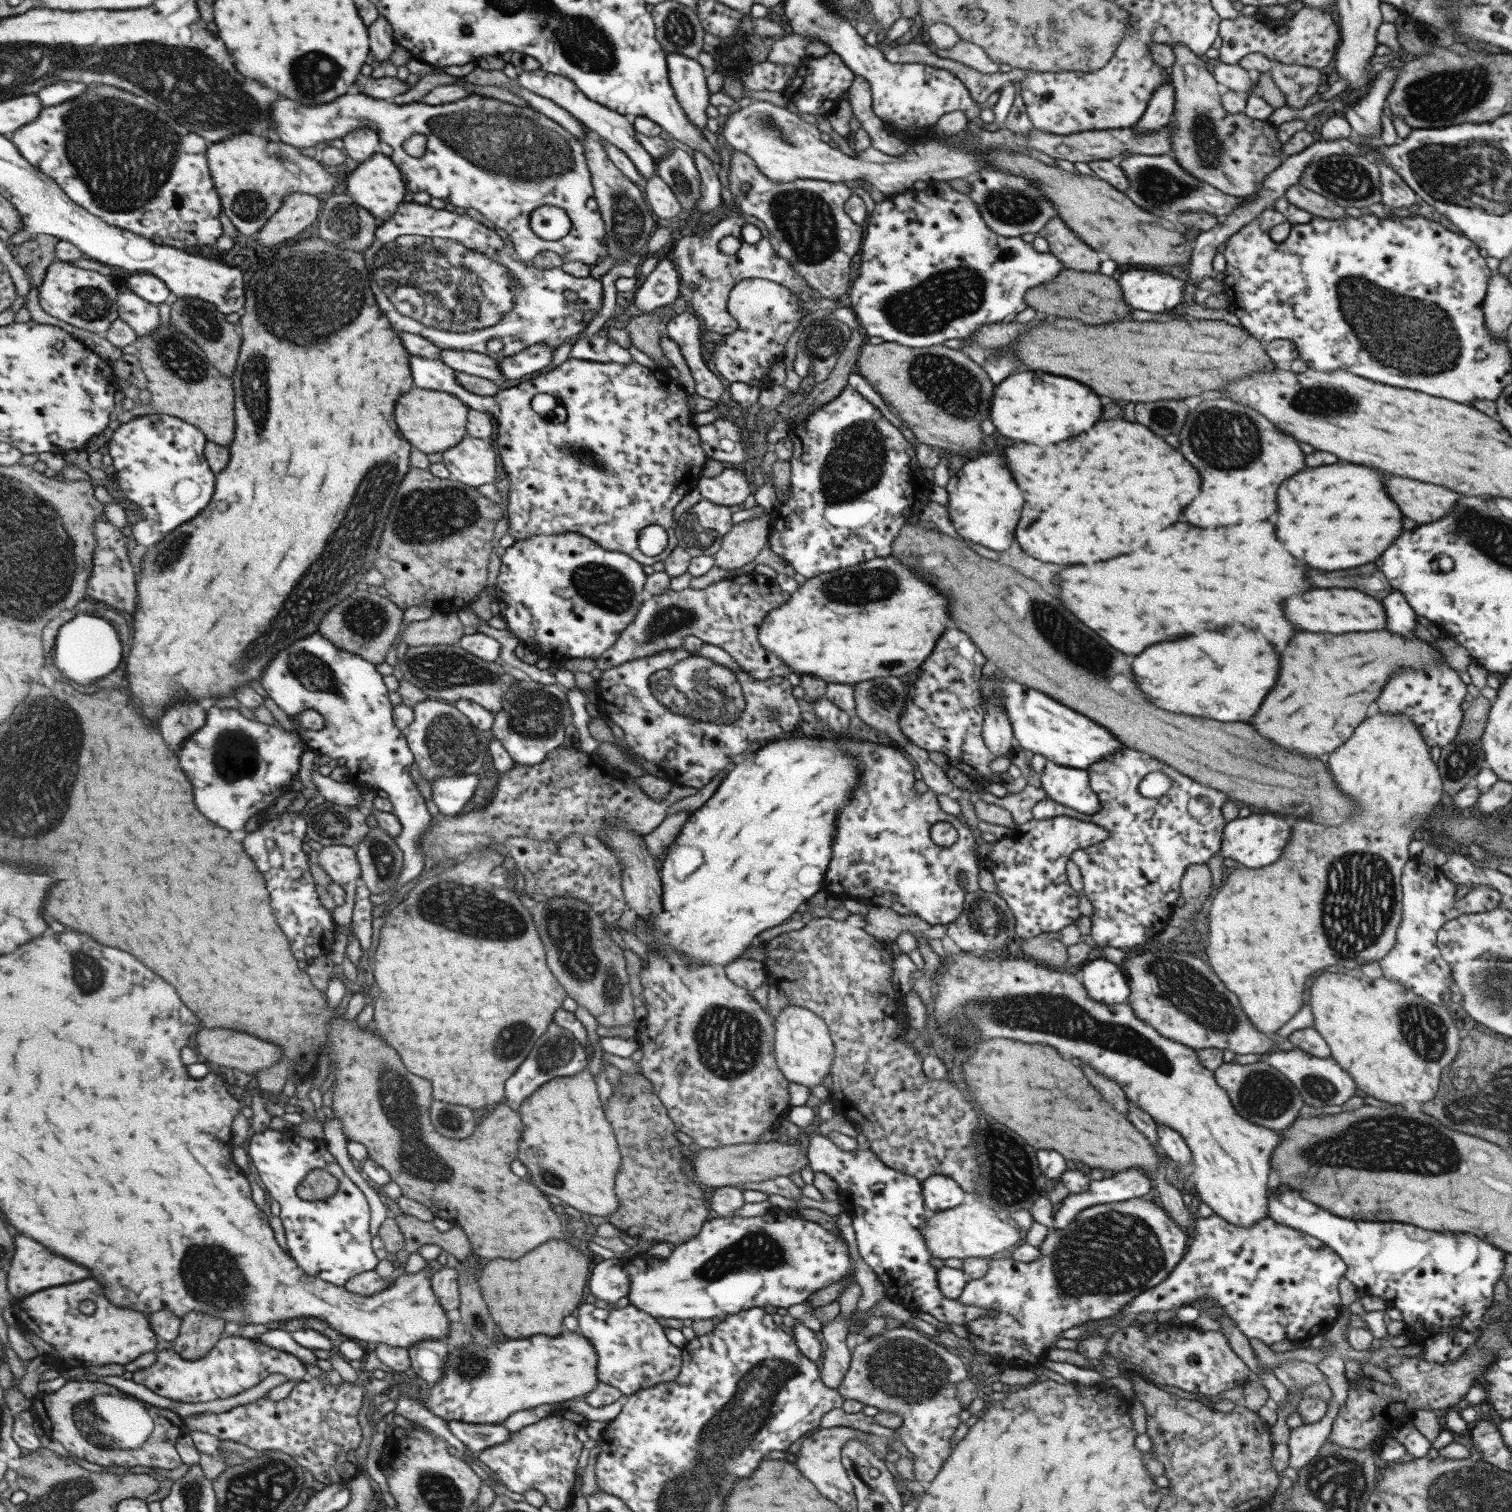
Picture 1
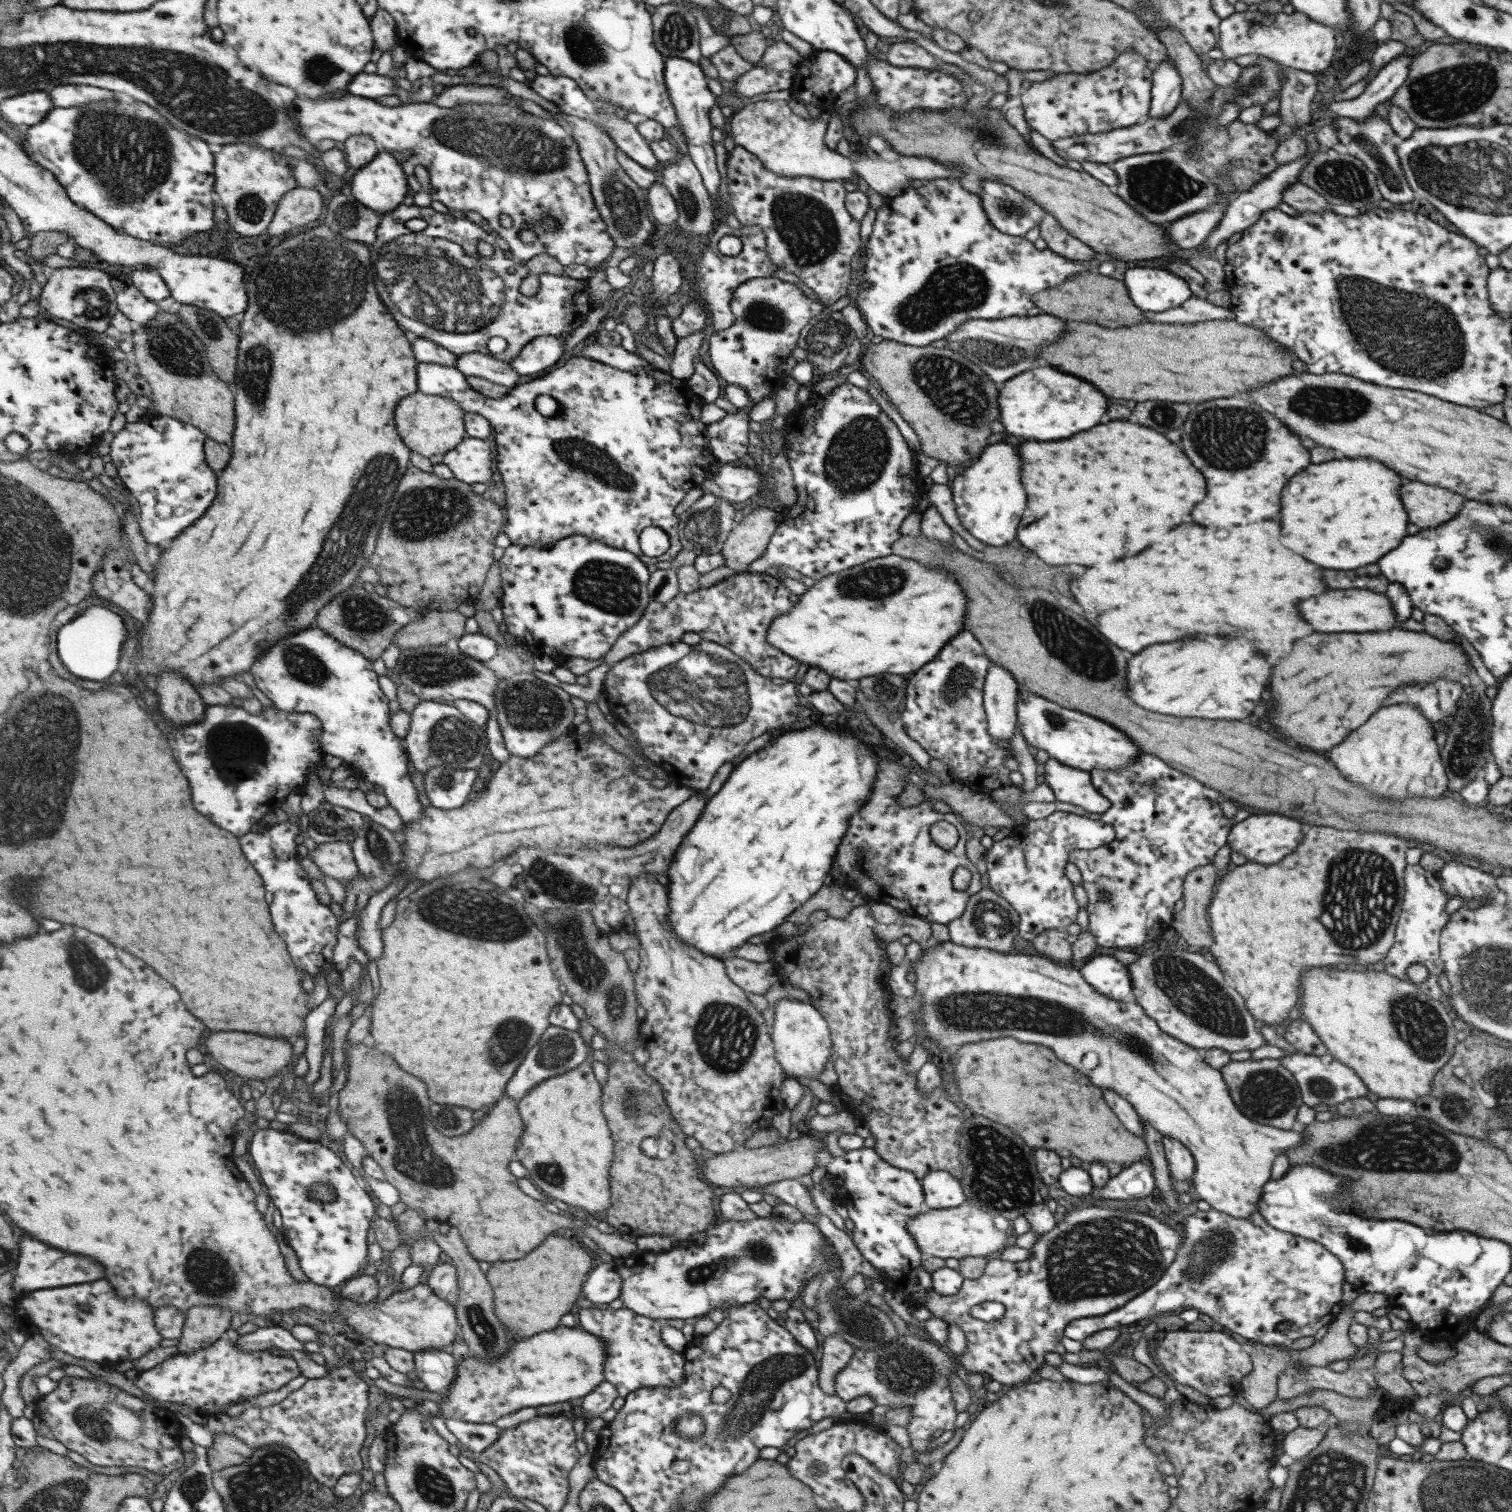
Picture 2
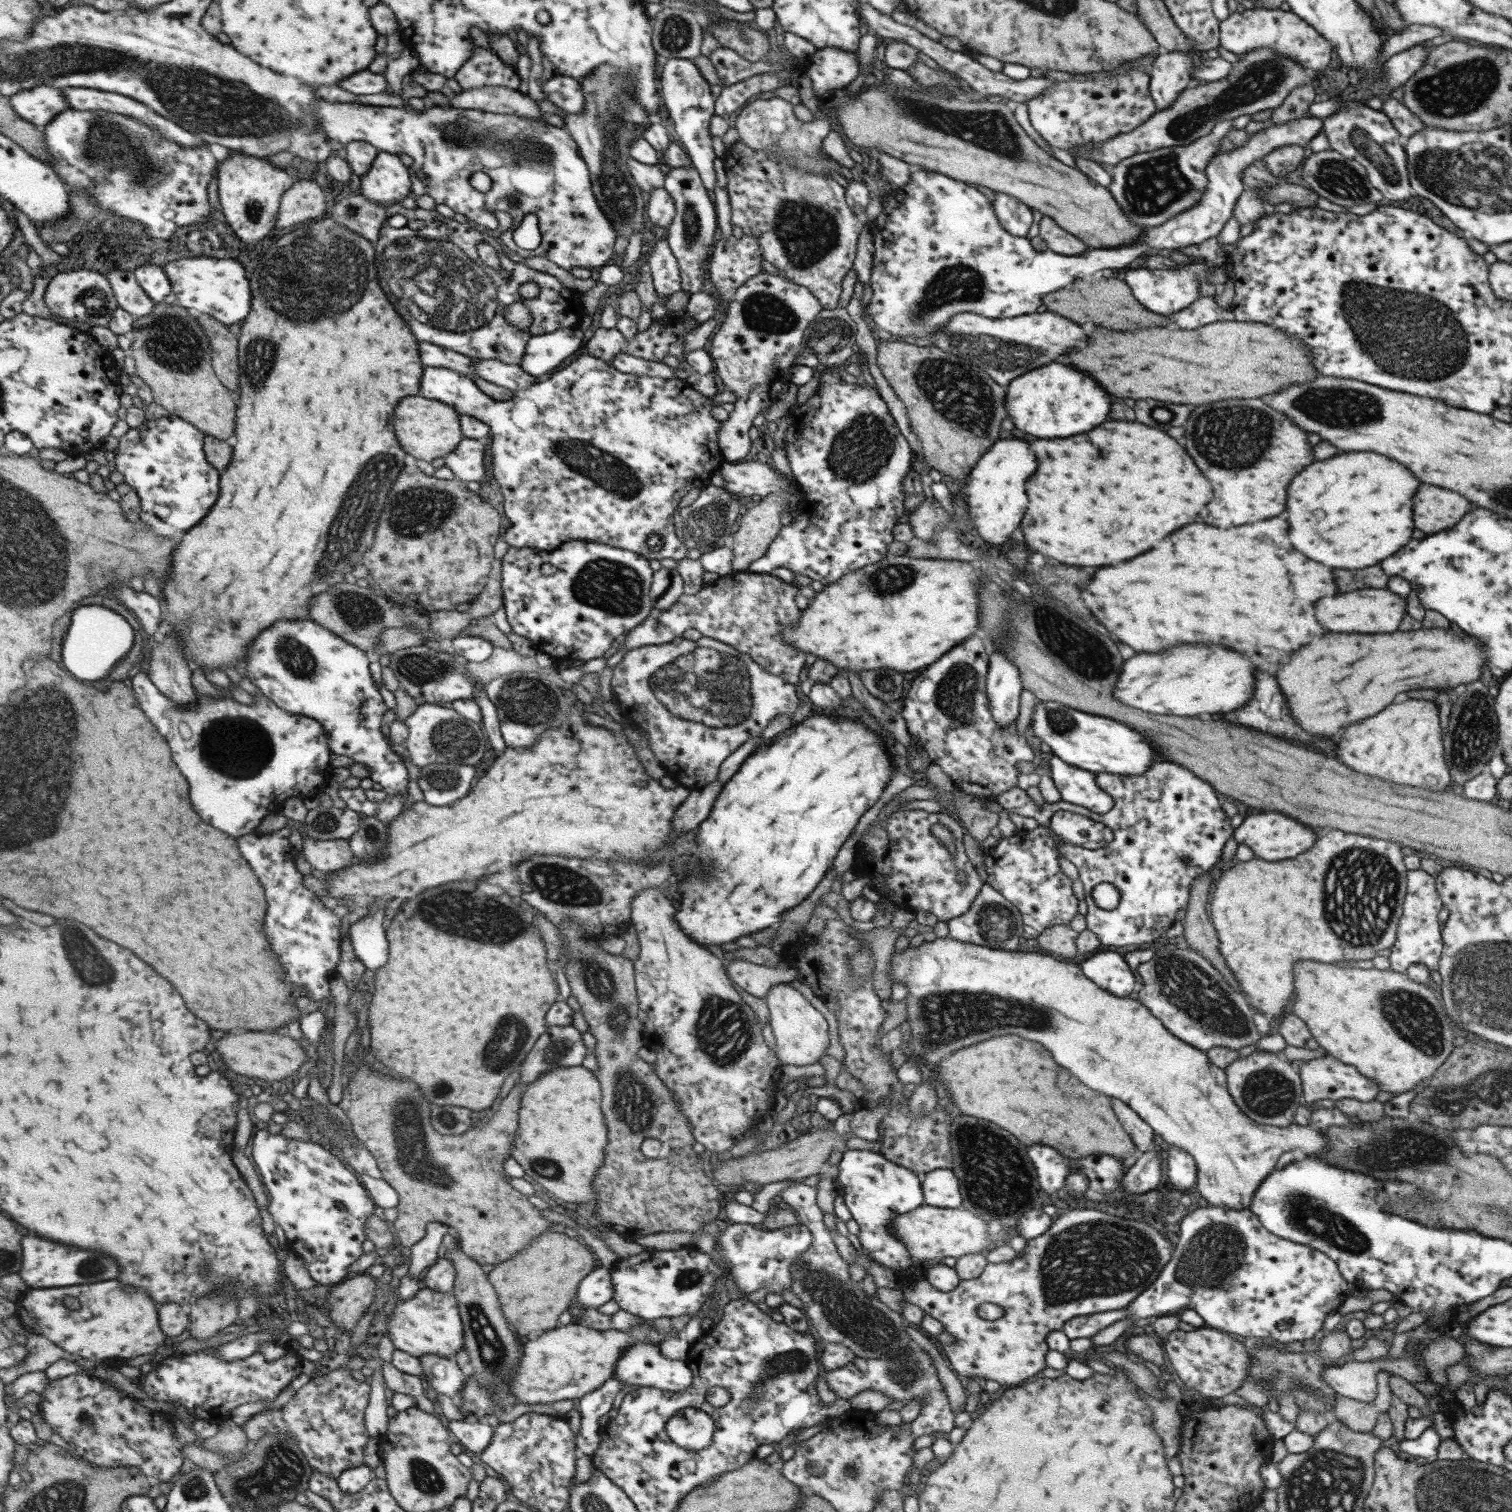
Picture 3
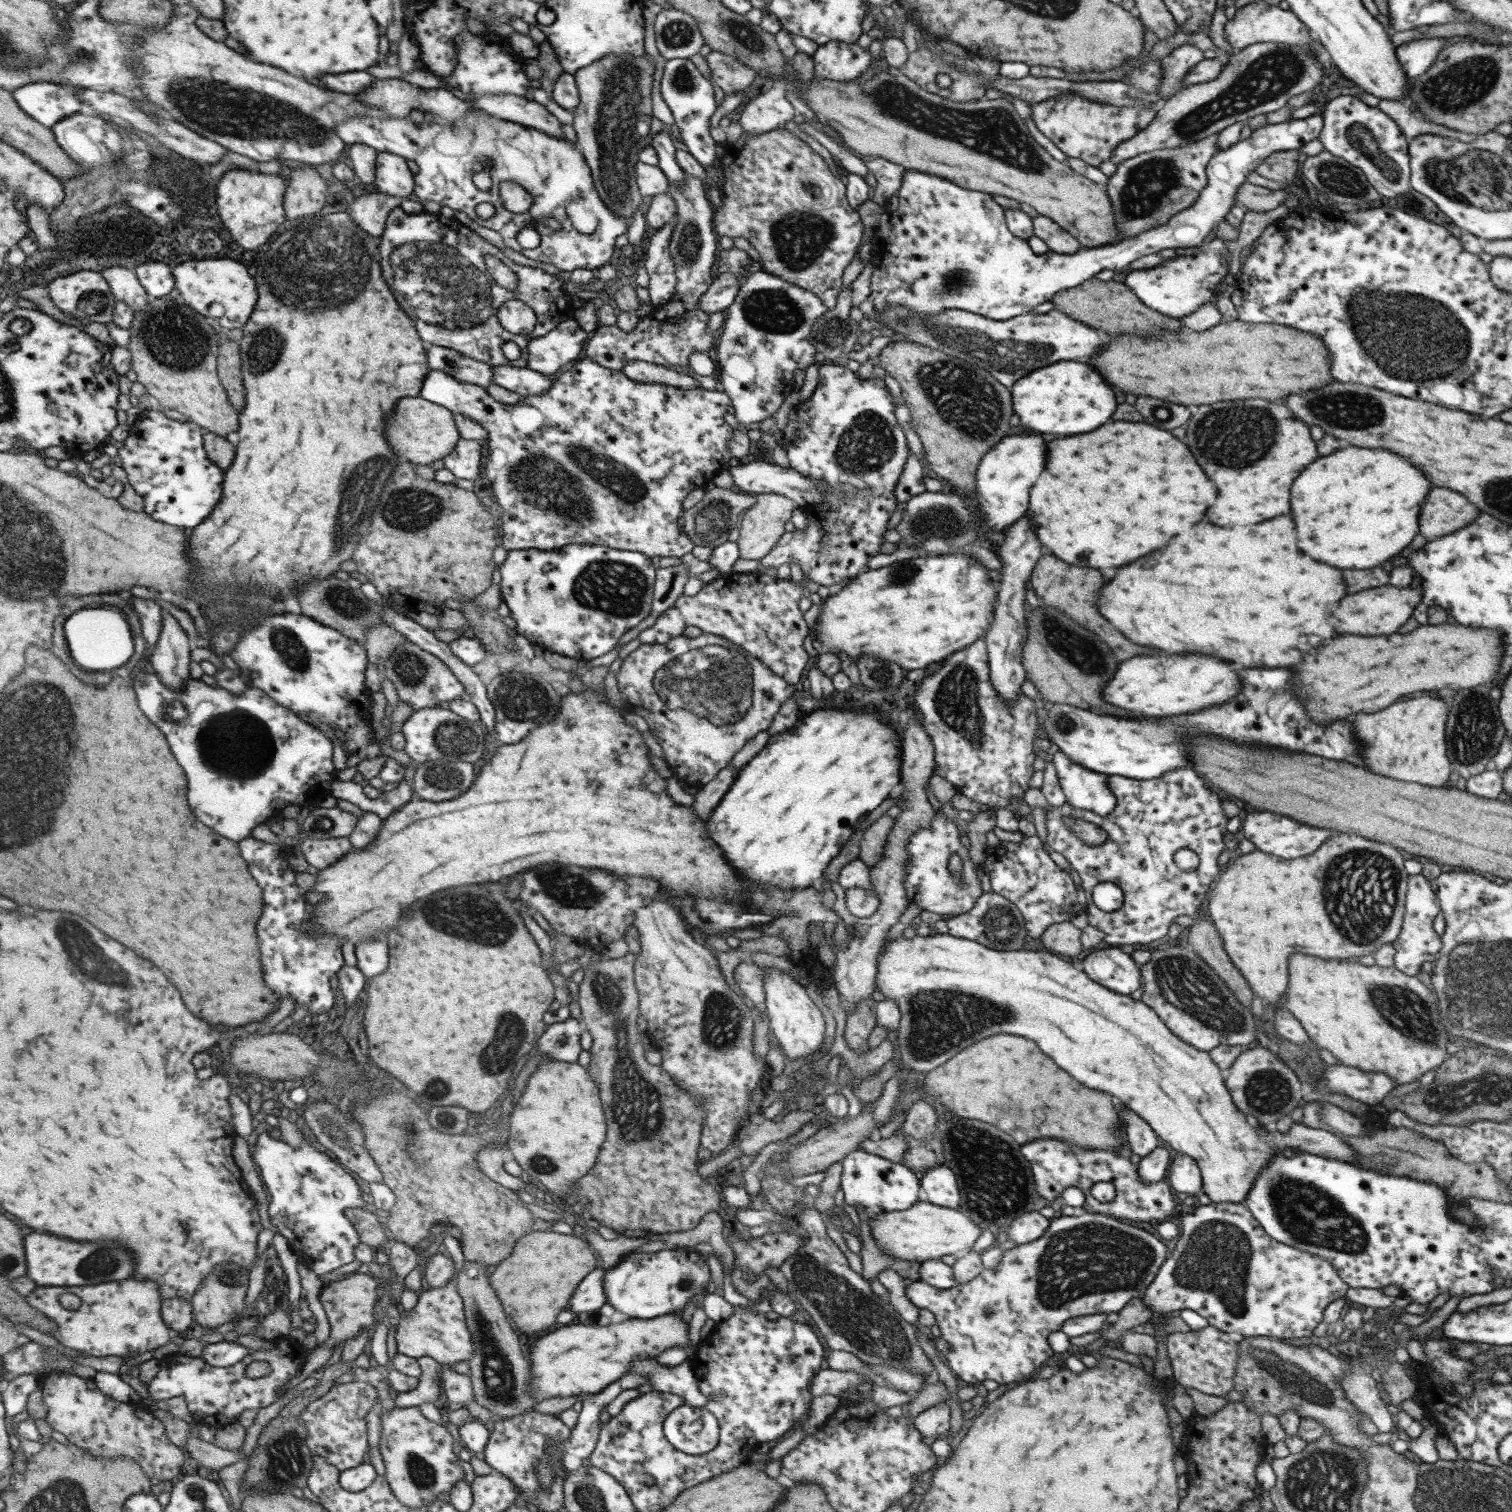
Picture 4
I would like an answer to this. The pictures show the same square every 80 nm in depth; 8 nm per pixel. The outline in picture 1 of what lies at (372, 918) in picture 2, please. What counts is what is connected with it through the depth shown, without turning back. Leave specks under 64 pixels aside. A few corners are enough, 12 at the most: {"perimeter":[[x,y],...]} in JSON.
{"perimeter":[[319,631],[260,683],[302,737],[387,794],[402,829],[397,886],[424,865],[432,816],[376,667]]}

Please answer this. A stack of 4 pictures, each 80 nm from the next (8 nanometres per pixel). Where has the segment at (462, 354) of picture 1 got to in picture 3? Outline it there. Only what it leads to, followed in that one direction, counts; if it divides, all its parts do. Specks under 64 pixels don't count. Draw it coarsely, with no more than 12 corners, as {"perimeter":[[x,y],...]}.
{"perimeter":[[471,358],[477,377],[506,390],[527,389],[537,378],[518,364]]}

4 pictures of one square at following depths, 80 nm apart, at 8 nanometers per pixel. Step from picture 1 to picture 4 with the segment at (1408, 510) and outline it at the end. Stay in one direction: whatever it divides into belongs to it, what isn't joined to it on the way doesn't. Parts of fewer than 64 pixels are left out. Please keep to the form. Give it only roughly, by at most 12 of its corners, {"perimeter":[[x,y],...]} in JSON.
{"perimeter":[[1431,488],[1419,514],[1425,540],[1469,525],[1479,510],[1461,494]]}

